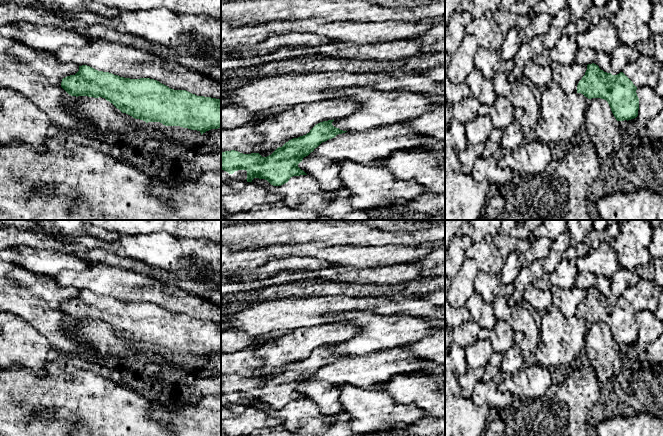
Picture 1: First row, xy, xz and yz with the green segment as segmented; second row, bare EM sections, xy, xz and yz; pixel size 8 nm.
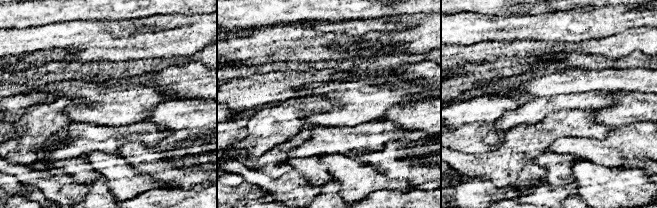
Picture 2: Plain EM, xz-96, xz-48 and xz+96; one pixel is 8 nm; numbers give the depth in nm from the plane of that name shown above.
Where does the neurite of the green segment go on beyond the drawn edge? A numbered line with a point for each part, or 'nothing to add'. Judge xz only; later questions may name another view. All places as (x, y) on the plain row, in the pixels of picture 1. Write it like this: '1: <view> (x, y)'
nothing to add

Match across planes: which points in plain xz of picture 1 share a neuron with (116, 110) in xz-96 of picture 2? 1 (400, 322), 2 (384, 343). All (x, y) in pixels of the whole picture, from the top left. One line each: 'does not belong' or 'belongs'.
1: belongs
2: belongs

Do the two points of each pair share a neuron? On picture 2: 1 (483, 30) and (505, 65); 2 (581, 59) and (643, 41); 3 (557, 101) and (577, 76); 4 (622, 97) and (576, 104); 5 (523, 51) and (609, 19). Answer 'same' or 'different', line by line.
1: different
2: different
3: different
4: different
5: different

